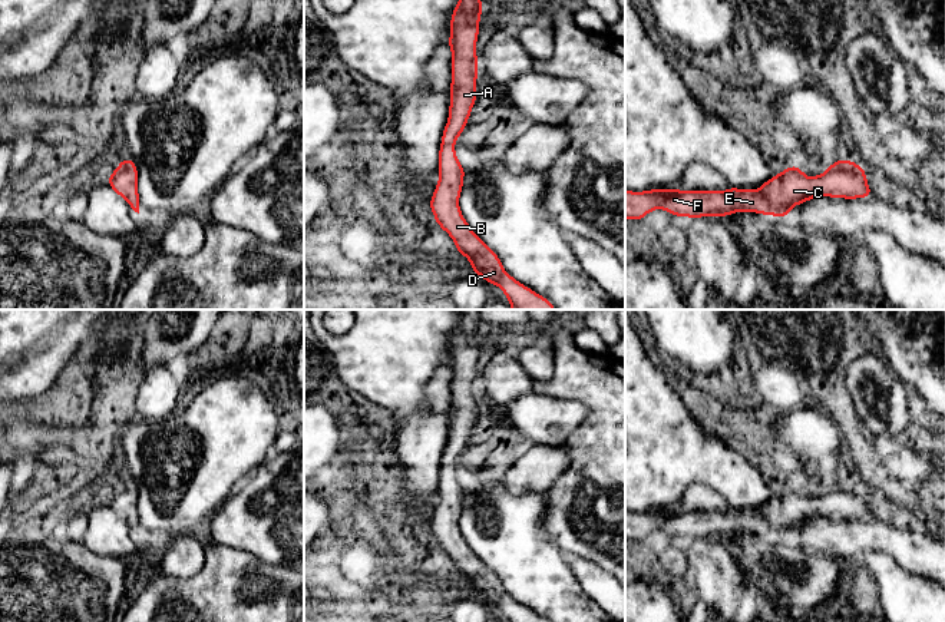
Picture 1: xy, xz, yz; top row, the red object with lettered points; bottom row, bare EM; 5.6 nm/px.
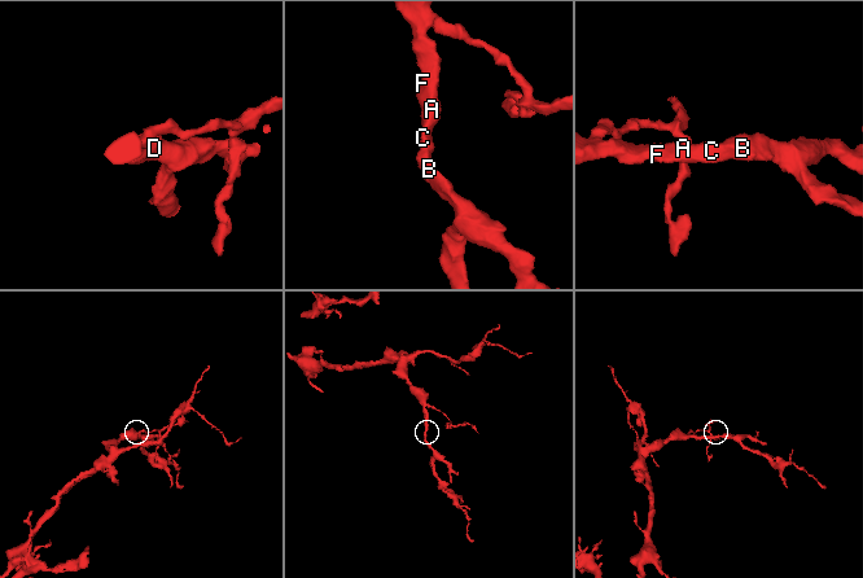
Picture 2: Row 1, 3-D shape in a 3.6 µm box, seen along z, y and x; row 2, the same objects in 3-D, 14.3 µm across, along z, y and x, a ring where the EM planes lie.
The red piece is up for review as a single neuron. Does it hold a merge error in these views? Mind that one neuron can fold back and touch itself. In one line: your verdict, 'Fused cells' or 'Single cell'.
Single cell

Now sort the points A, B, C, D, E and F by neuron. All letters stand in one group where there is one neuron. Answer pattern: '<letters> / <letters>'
A B C D E F

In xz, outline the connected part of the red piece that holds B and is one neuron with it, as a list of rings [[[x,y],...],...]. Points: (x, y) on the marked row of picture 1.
[[[459,0],[450,17],[452,86],[449,119],[439,148],[439,183],[429,208],[436,224],[455,241],[456,251],[470,261],[472,272],[486,282],[498,285],[512,310],[556,310],[555,305],[533,290],[511,277],[495,251],[492,251],[469,226],[459,208],[466,171],[456,158],[455,142],[467,126],[472,107],[478,99],[478,54],[480,0]]]

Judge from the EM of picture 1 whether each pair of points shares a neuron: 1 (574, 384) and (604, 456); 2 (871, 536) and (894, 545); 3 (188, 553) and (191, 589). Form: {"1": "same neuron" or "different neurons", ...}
{"1": "same neuron", "2": "same neuron", "3": "different neurons"}

